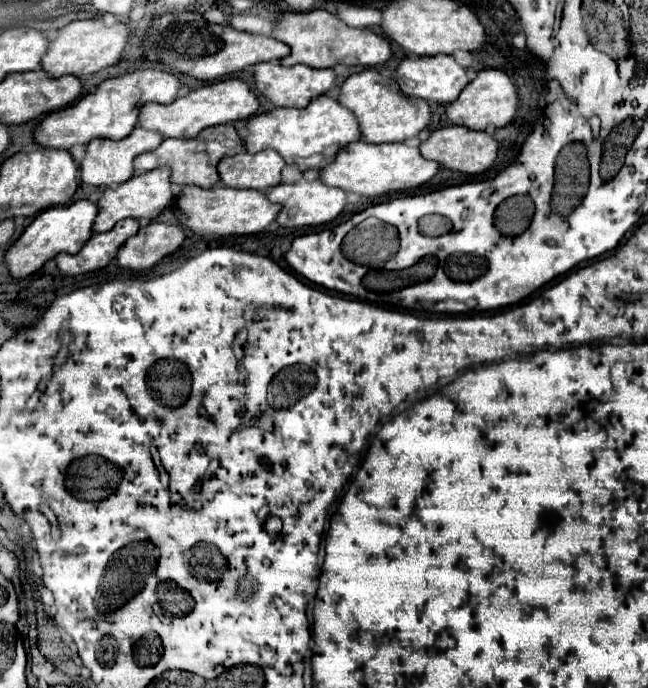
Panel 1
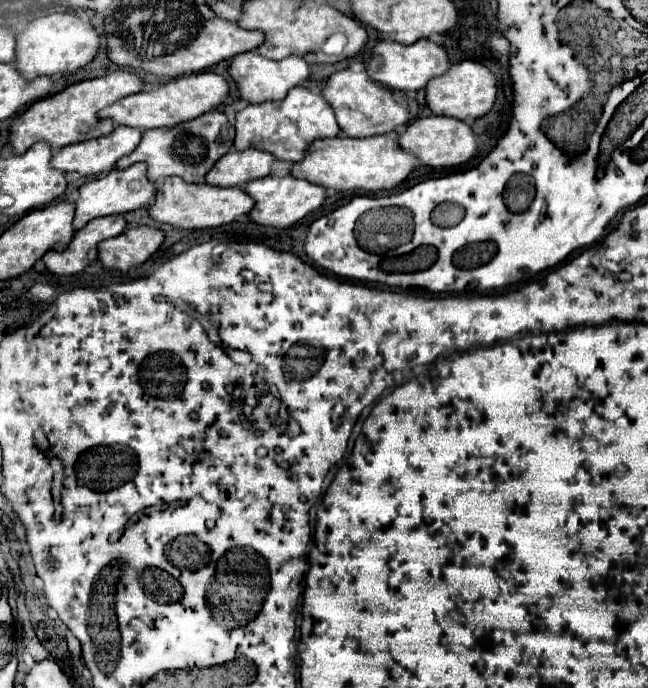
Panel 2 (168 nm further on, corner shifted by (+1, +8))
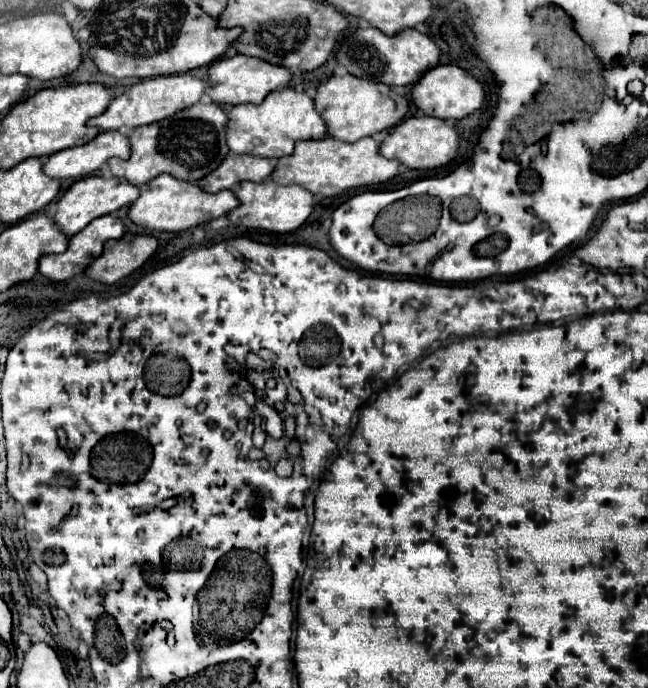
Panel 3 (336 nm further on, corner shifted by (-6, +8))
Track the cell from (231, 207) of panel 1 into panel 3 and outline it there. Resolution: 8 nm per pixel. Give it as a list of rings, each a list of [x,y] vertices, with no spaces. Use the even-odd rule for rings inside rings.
[[[158,175],[156,179],[152,179],[152,183],[144,185],[140,199],[136,199],[136,203],[130,205],[128,219],[134,225],[146,227],[146,229],[184,231],[184,229],[204,223],[210,217],[222,217],[238,205],[240,205],[240,201],[236,199],[236,195],[232,191],[220,191],[220,193],[212,195],[212,193],[200,191],[200,187],[196,187],[194,183],[178,181],[172,175]]]

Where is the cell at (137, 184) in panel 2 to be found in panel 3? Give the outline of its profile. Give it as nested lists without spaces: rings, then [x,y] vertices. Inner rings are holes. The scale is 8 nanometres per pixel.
[[[88,175],[80,181],[76,181],[60,199],[58,199],[58,211],[54,215],[54,223],[56,227],[60,227],[60,231],[64,231],[64,235],[72,237],[78,231],[82,231],[92,219],[108,215],[116,209],[128,207],[132,201],[136,201],[140,195],[140,189],[130,185],[124,179],[112,177],[112,179],[104,179],[104,177],[96,177],[96,175]]]

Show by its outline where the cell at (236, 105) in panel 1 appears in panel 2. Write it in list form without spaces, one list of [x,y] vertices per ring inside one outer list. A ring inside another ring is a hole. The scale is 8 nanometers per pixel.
[[[203,71],[179,77],[161,85],[155,91],[141,91],[117,101],[113,107],[101,111],[101,117],[111,117],[119,125],[139,127],[139,129],[157,129],[157,127],[175,127],[177,123],[185,123],[187,119],[197,119],[209,111],[219,109],[231,97],[231,83],[217,73]]]

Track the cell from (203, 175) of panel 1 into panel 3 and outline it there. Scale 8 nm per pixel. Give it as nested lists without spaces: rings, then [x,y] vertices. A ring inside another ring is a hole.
[[[194,103],[176,115],[162,119],[160,123],[144,125],[132,129],[130,141],[130,159],[110,159],[108,167],[114,177],[122,177],[128,183],[142,187],[154,177],[168,173],[176,179],[196,183],[214,171],[228,155],[226,145],[226,123],[228,117],[216,103]]]

